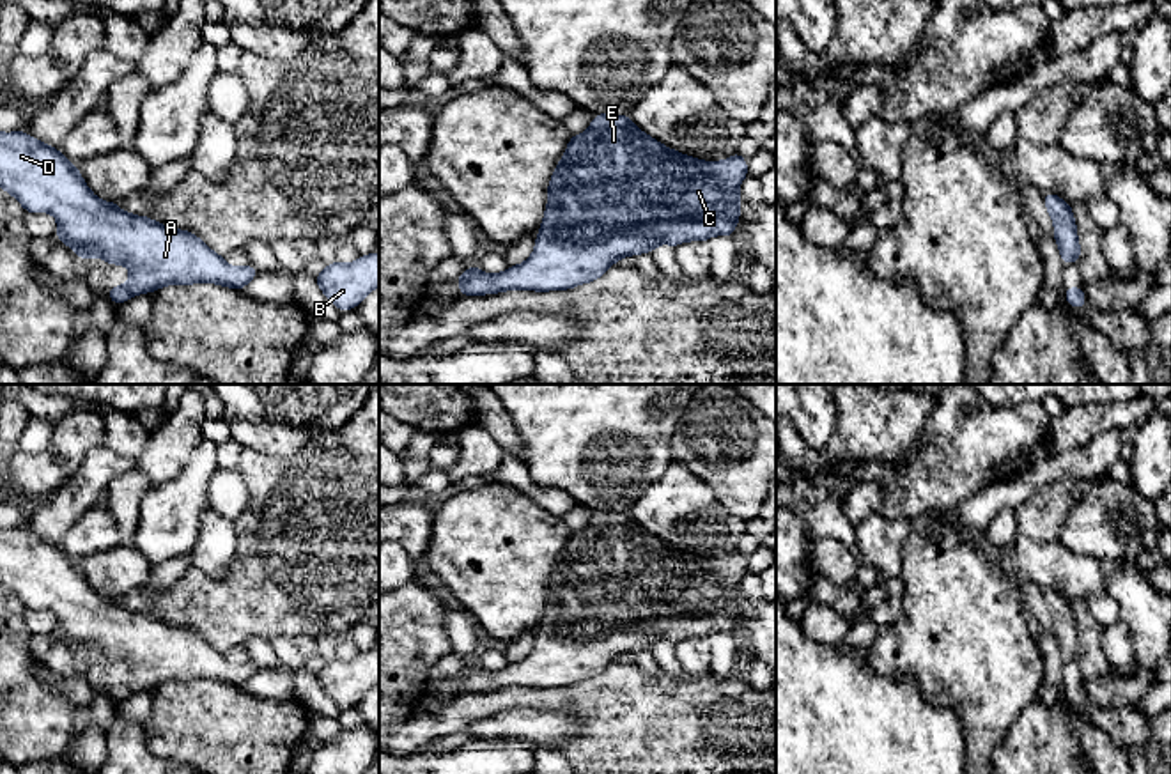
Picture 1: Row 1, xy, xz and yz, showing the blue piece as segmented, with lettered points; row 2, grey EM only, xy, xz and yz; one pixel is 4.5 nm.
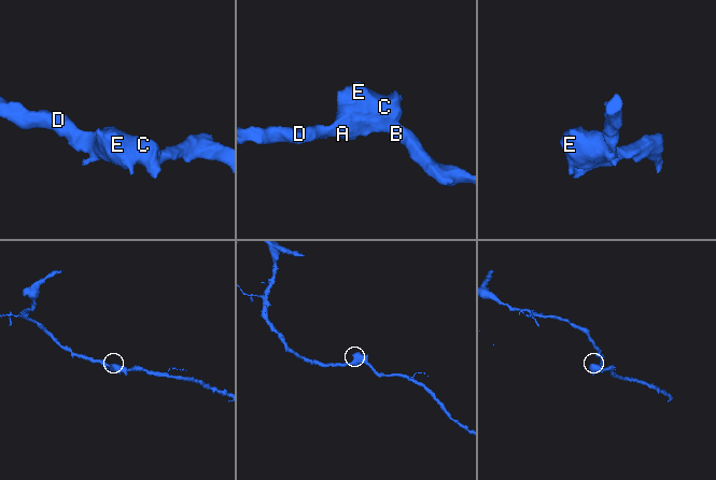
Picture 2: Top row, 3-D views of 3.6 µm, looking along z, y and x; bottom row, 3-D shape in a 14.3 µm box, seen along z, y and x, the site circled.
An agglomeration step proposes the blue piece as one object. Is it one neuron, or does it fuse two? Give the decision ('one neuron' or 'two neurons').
one neuron

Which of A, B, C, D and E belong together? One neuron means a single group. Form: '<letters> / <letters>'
A B C D E

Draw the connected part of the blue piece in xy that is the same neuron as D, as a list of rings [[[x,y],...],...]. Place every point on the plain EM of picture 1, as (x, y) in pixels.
[[[23,526],[0,528],[0,584],[11,590],[25,609],[53,611],[58,620],[55,632],[81,657],[101,654],[108,661],[129,664],[129,678],[106,687],[113,701],[122,701],[133,693],[154,689],[165,682],[218,680],[241,687],[259,671],[250,661],[229,662],[225,654],[214,650],[190,627],[170,625],[152,615],[122,608],[115,599],[99,597],[85,581],[76,561],[67,558],[58,546],[32,535]]]

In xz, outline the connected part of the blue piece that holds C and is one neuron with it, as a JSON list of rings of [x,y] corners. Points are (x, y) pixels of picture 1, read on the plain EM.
[[[597,510],[586,528],[570,533],[551,572],[533,650],[496,671],[471,661],[455,677],[461,693],[574,685],[599,677],[622,654],[650,652],[659,641],[675,645],[733,632],[741,615],[739,583],[746,572],[748,558],[739,549],[723,558],[702,558],[654,537],[627,512]]]

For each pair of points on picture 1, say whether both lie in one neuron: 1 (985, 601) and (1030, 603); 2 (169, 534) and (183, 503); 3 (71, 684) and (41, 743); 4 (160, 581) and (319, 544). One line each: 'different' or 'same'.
1: different
2: same
3: different
4: different

